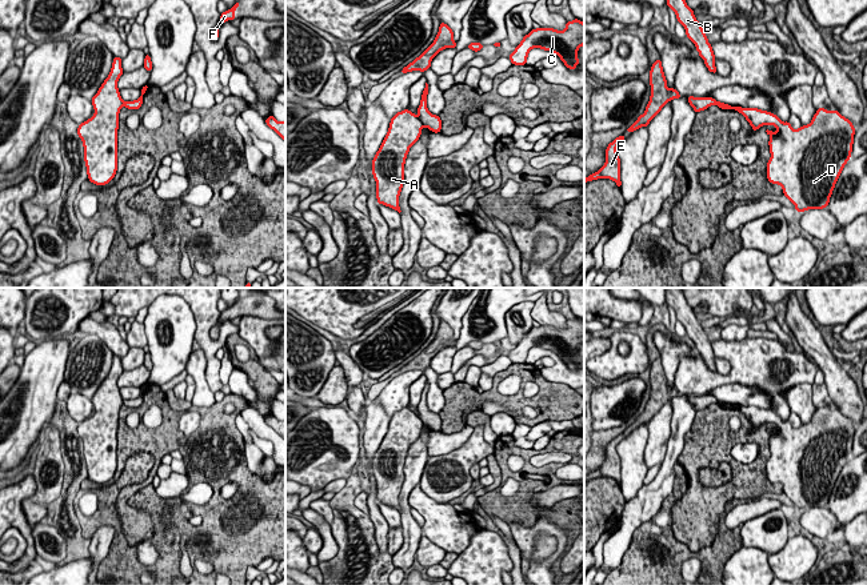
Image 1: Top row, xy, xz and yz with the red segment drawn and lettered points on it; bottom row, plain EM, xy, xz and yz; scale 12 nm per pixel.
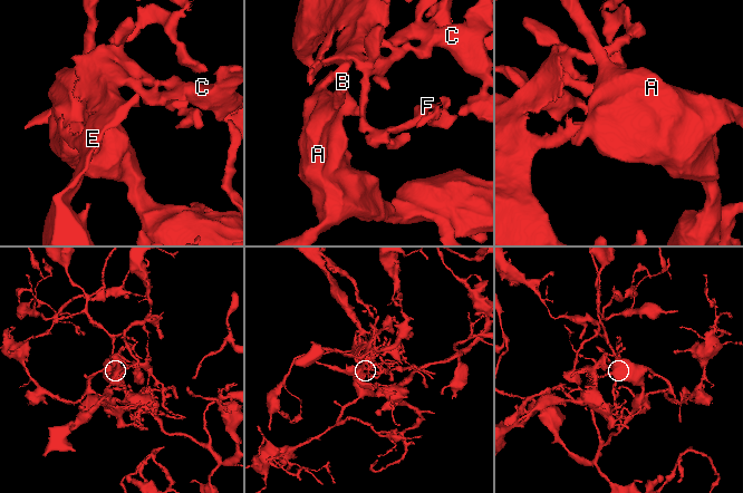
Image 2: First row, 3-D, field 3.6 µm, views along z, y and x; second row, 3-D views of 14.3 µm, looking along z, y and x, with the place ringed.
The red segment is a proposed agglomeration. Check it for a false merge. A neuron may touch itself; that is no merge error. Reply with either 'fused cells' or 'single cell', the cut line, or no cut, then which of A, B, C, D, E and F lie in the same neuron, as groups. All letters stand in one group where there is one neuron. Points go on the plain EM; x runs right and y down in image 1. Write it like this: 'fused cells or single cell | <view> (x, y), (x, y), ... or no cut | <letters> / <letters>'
single cell | no cut | A B C D E F

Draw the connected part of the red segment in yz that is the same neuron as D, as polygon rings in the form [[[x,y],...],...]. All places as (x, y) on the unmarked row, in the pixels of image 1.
[[[688,394],[687,398],[696,412],[711,404],[738,409],[750,421],[752,429],[758,429],[763,424],[775,424],[775,430],[766,429],[771,434],[768,440],[771,456],[767,461],[767,478],[783,486],[783,493],[795,504],[798,512],[808,508],[827,506],[835,482],[844,464],[851,457],[855,425],[848,417],[835,408],[818,406],[808,424],[794,428],[790,420],[783,421],[772,410],[758,406],[732,405],[716,400],[714,396],[699,397]]]

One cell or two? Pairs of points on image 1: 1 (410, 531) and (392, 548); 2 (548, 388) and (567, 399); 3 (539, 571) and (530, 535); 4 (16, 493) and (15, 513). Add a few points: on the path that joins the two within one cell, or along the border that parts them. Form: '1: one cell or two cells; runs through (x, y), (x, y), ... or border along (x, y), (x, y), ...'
1: two cells; border along (402, 527), (402, 545), (391, 555)
2: one cell; runs through (552, 391), (563, 396)
3: one cell; runs through (555, 556), (560, 537), (546, 528)
4: one cell; runs through (18, 499), (18, 508)

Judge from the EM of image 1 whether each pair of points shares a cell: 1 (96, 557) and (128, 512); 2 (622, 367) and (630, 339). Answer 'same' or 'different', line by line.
1: different
2: same

